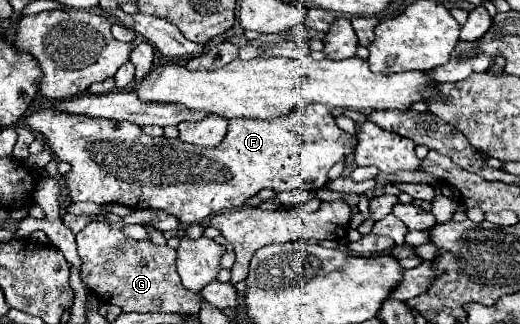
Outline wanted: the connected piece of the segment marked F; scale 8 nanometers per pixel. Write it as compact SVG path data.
M311 104L307 108L291 112L289 116L269 120L233 118L229 120L229 130L223 142L215 148L189 146L177 138L165 136L153 138L143 134L143 130L133 122L73 116L53 110L37 110L29 114L25 122L31 130L45 136L45 142L49 142L49 148L53 150L57 160L71 164L71 172L63 180L73 202L123 204L133 210L161 208L177 216L183 224L201 222L221 210L241 208L251 196L255 196L263 188L271 188L275 192L295 188L321 190L329 182L327 174L331 166L351 154L351 148L357 144L357 138L343 132L335 124L333 114L321 104Z

